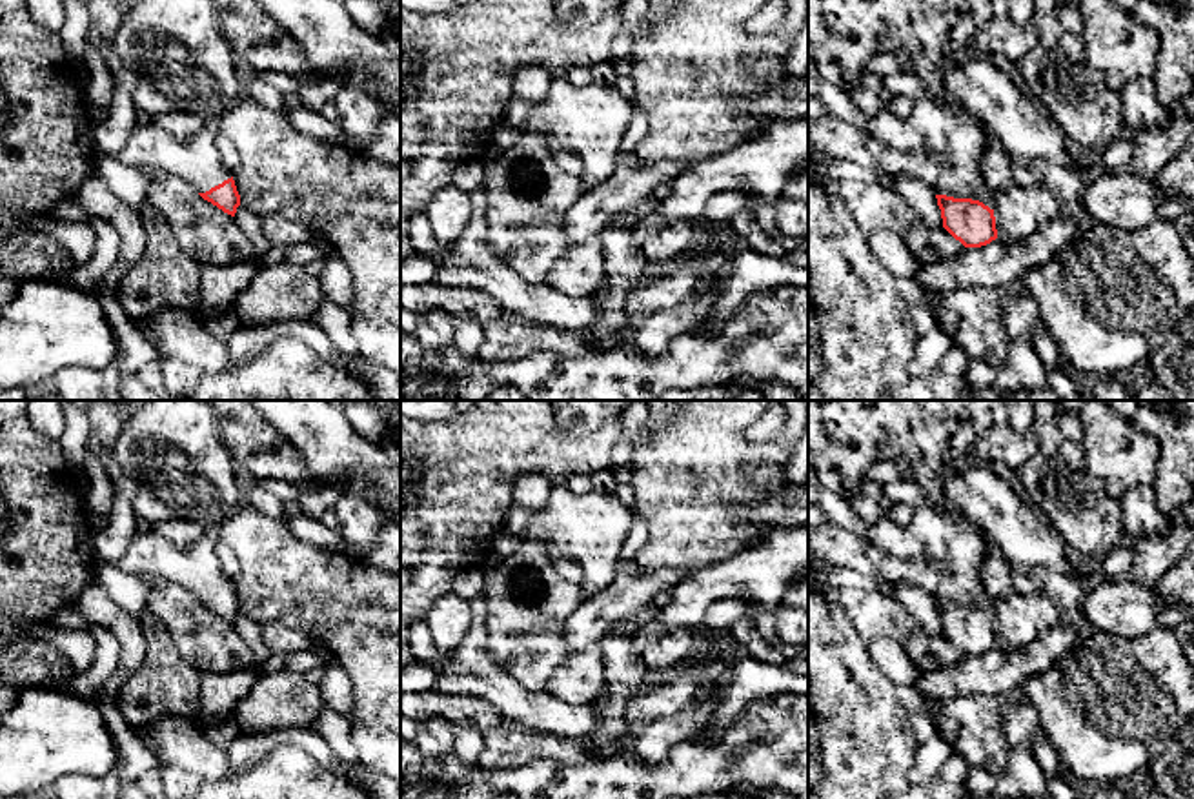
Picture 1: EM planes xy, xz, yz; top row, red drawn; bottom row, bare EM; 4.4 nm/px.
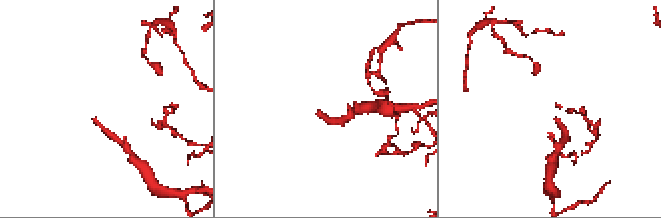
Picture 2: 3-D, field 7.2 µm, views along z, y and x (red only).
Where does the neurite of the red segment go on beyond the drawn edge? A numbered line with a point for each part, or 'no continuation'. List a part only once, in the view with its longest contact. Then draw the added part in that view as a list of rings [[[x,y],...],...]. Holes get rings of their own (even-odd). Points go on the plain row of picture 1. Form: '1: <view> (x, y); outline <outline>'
1: xy (150, 556); outline [[[206,530],[191,546],[180,548],[157,531],[138,531],[116,562],[126,573],[182,586],[206,601],[233,584],[215,551],[217,533]]]

